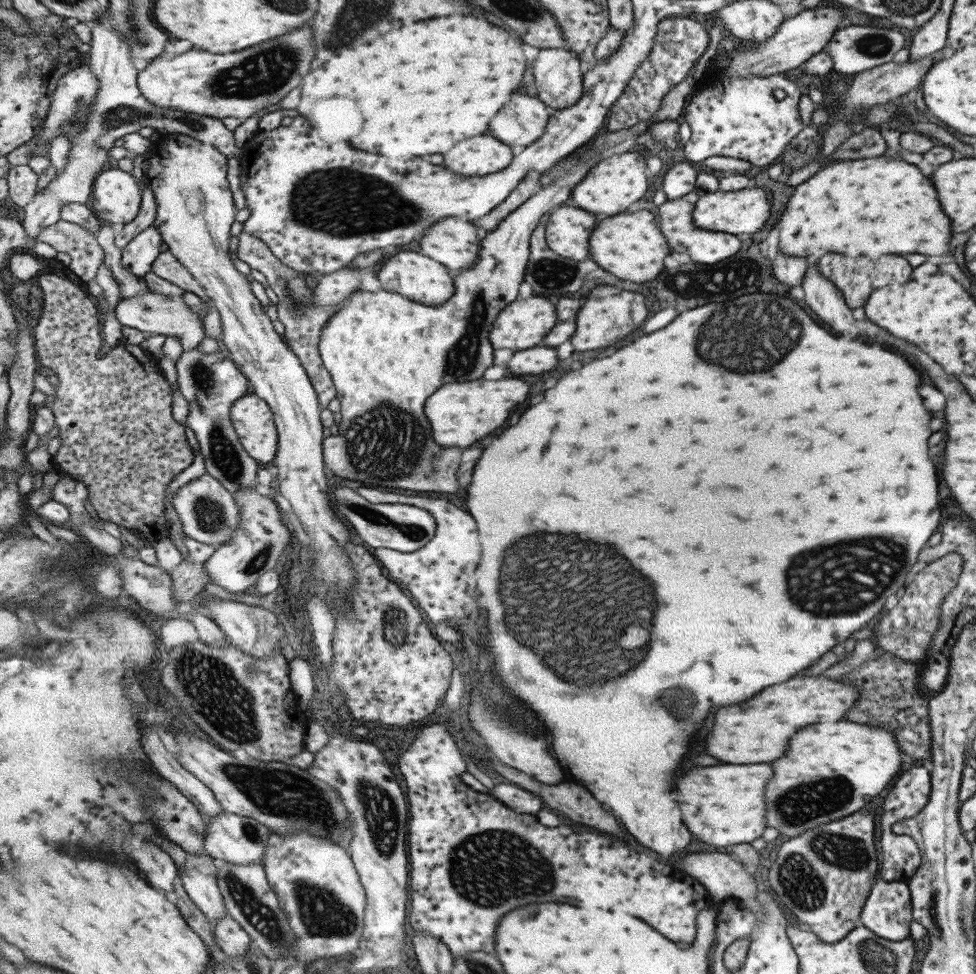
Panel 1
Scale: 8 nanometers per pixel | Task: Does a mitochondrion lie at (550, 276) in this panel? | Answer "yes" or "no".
yes

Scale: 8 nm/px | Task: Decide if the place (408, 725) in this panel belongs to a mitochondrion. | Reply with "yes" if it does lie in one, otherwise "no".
no

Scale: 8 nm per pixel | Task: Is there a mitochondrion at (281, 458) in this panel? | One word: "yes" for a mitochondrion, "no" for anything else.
no

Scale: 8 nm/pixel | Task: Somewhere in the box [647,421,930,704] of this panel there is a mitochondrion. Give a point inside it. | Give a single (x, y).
(832, 580)

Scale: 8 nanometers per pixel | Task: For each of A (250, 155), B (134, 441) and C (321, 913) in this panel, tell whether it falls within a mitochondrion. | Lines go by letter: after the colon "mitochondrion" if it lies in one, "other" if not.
A: other
B: other
C: mitochondrion

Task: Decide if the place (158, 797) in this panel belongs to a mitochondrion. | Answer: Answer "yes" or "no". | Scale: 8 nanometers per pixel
yes

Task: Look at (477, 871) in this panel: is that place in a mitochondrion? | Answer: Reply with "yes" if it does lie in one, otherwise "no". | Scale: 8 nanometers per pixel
yes

